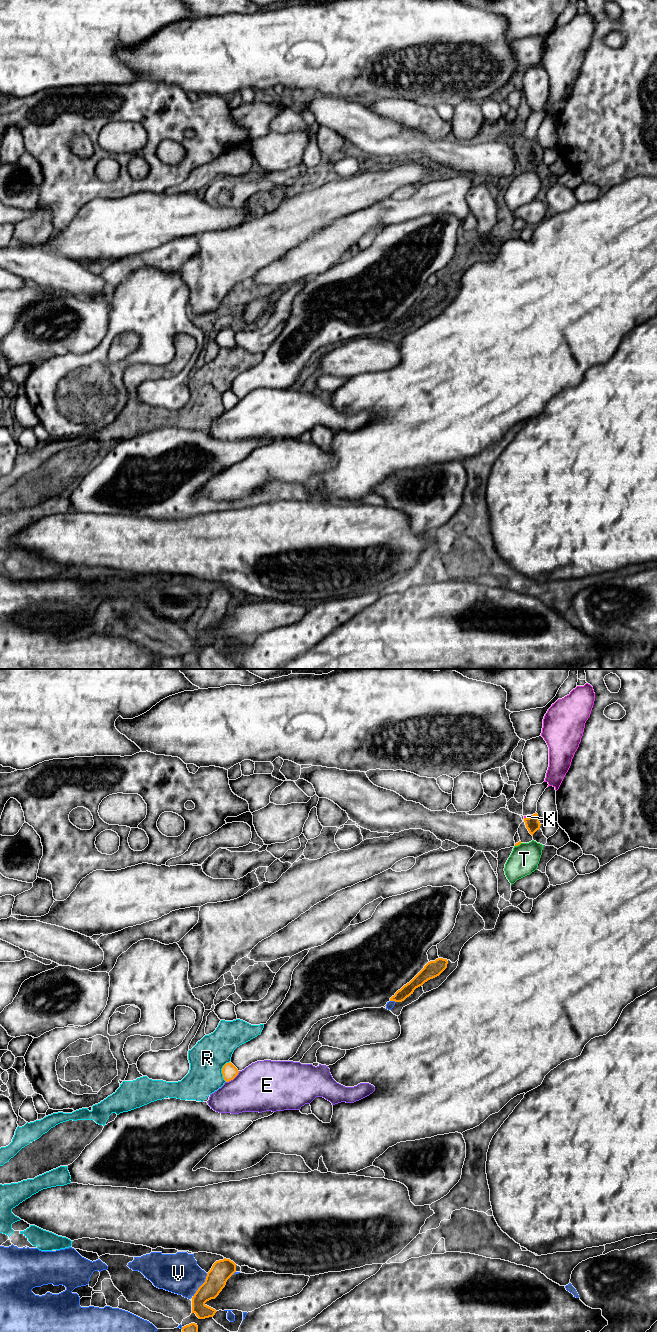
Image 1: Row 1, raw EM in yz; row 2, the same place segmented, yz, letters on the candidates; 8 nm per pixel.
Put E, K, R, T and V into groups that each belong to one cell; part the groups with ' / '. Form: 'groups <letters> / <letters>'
groups E / K / R / T / V

